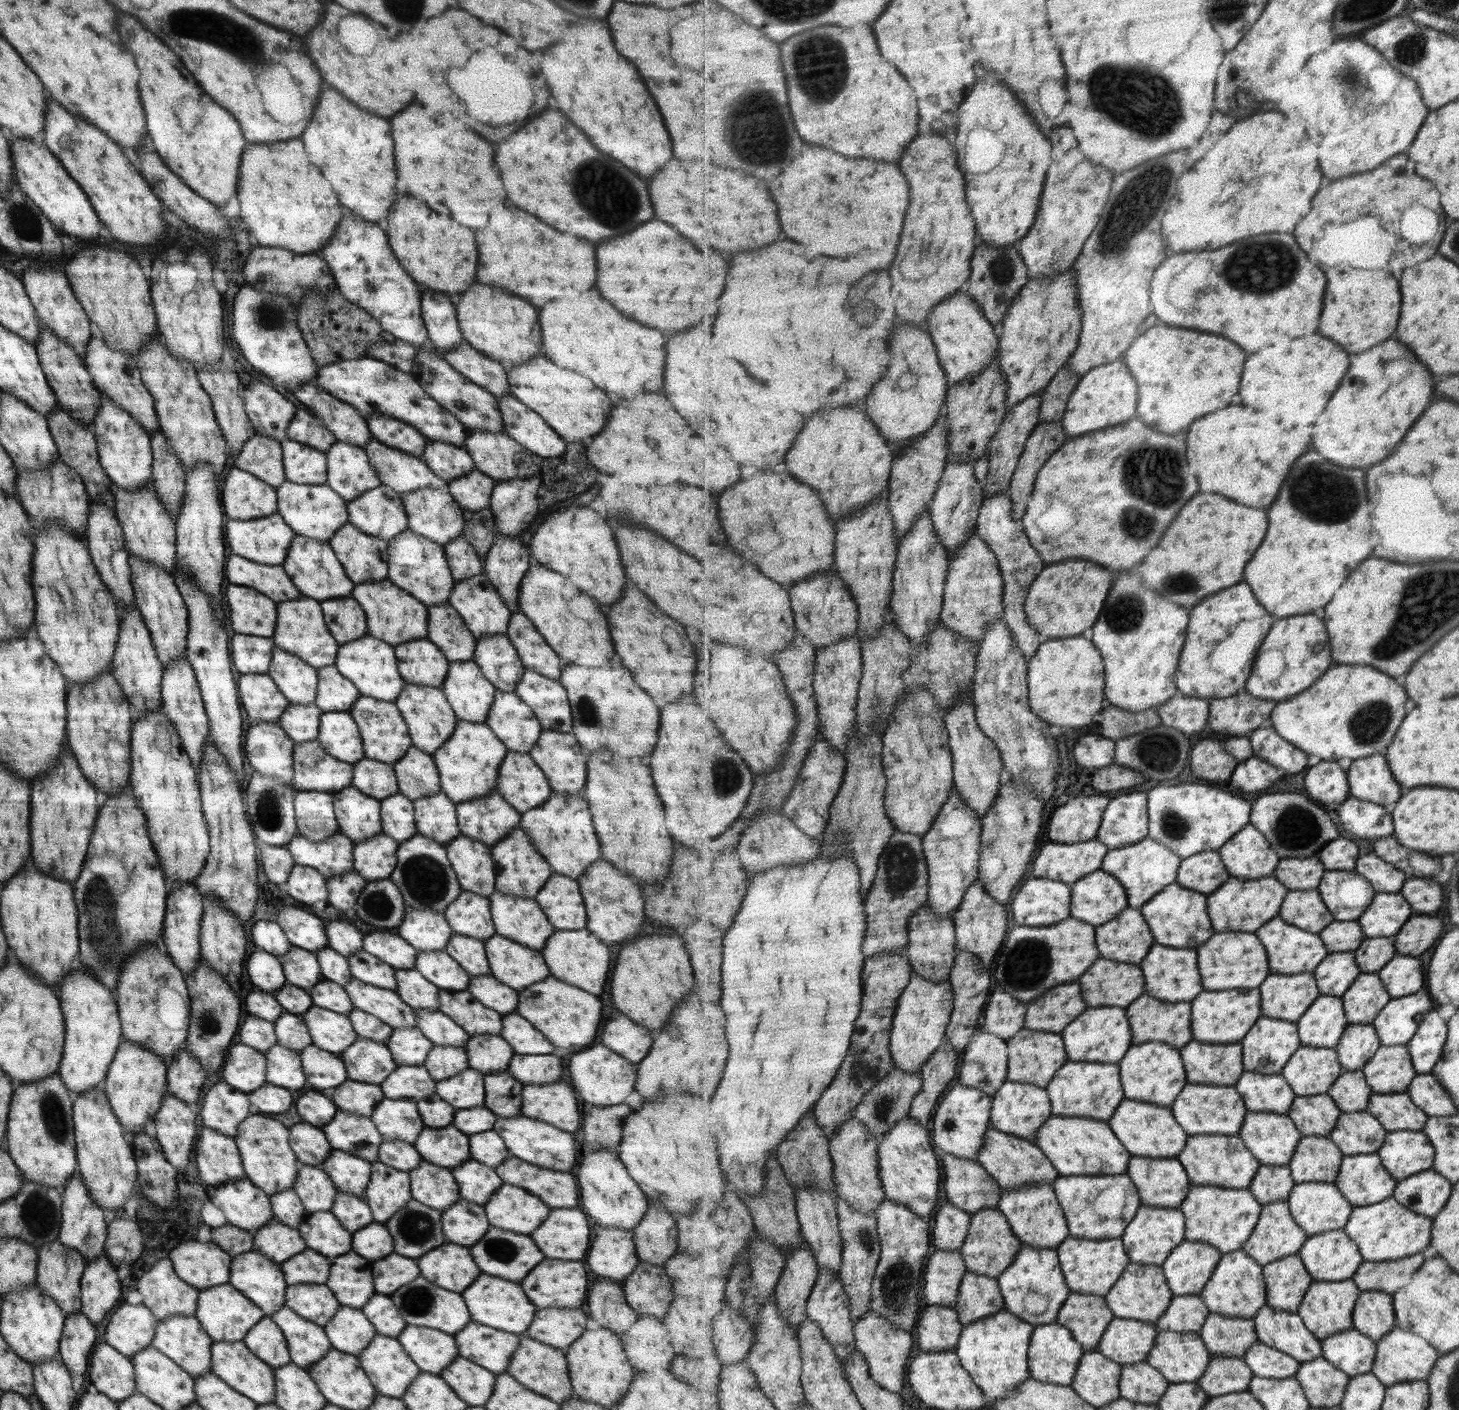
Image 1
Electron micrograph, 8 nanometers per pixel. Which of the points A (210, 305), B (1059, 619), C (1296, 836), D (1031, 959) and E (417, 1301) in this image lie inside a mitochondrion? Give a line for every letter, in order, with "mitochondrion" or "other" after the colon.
A: other
B: other
C: mitochondrion
D: mitochondrion
E: mitochondrion

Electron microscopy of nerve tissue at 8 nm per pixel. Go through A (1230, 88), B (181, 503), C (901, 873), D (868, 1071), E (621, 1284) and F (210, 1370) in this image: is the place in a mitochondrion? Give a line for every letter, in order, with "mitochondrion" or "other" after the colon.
A: other
B: other
C: mitochondrion
D: mitochondrion
E: other
F: other

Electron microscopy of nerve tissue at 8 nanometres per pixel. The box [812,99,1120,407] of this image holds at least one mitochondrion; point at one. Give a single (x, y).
(1001, 268)

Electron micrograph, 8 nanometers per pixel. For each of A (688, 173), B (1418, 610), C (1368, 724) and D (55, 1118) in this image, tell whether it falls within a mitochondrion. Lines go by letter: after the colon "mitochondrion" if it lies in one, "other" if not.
A: other
B: mitochondrion
C: mitochondrion
D: mitochondrion

